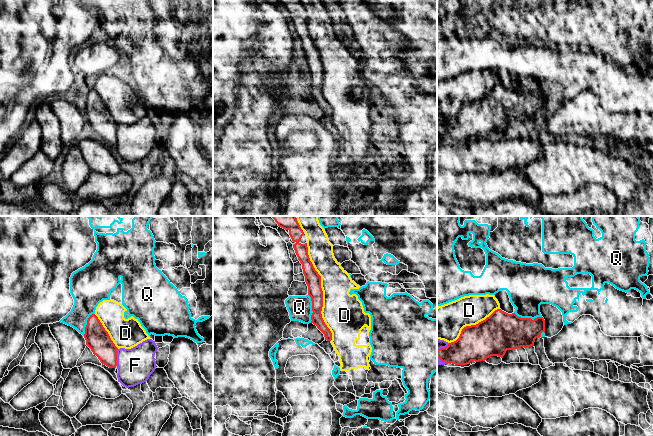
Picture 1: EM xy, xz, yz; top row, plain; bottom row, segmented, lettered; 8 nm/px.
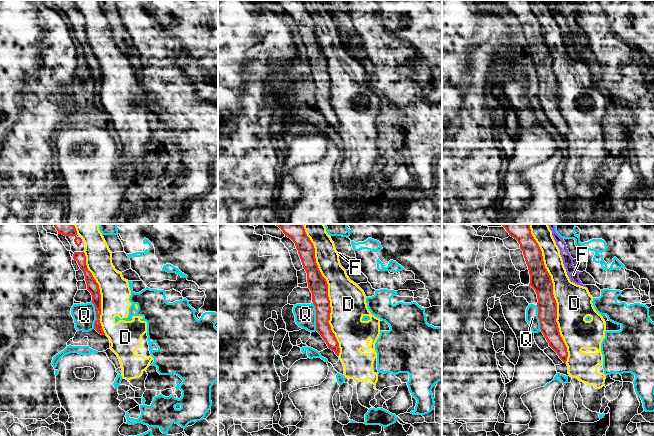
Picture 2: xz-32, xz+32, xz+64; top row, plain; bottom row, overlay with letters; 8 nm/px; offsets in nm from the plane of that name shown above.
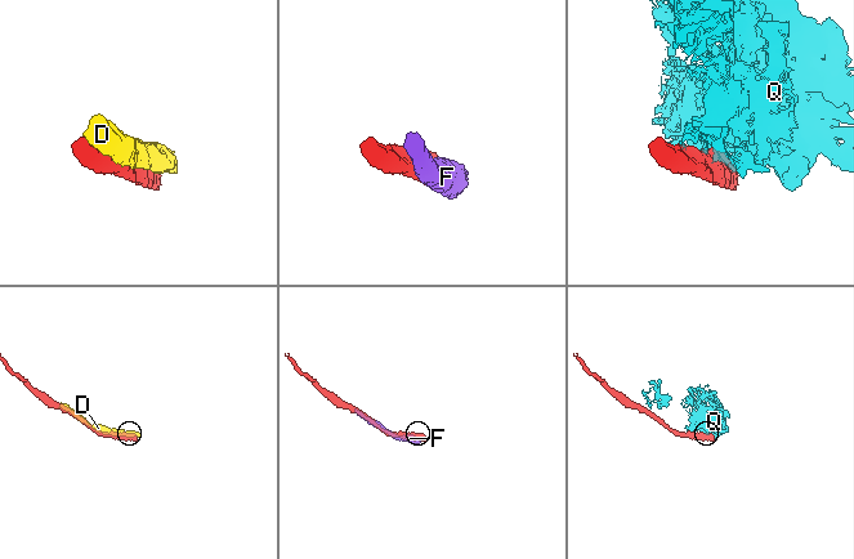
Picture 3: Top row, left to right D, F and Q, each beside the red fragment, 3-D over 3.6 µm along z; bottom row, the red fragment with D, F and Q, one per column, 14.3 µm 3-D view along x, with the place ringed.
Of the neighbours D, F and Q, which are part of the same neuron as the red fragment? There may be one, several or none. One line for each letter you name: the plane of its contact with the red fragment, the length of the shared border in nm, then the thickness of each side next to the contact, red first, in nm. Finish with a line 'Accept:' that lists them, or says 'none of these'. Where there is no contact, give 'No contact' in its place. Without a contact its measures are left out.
Accept: none of these

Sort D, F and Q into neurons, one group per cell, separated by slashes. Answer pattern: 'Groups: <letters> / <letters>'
Groups: D / F / Q

